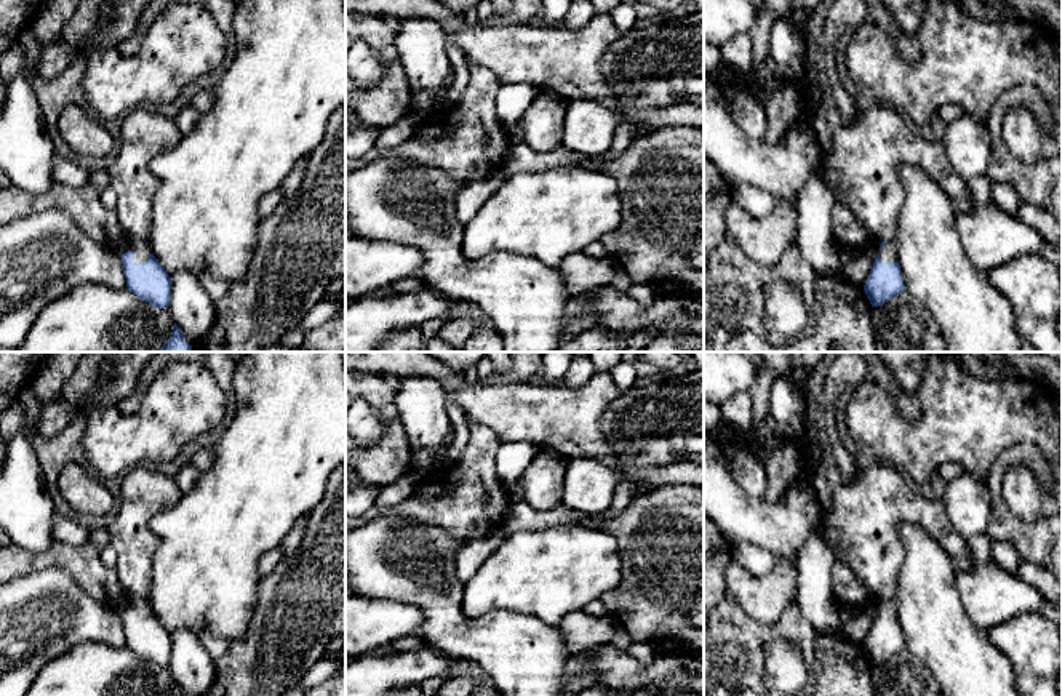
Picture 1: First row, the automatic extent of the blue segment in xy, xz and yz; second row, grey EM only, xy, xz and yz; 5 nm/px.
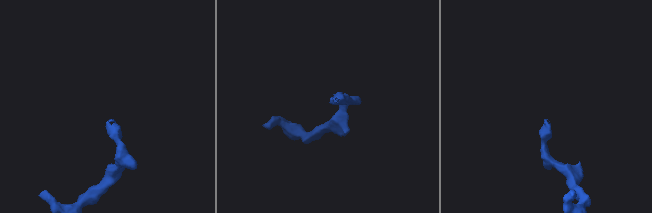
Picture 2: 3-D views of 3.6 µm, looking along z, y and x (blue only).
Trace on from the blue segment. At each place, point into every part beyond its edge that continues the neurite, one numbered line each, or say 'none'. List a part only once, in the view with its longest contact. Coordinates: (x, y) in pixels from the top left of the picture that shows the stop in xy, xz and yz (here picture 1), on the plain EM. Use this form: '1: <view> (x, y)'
1: xy (141, 608)

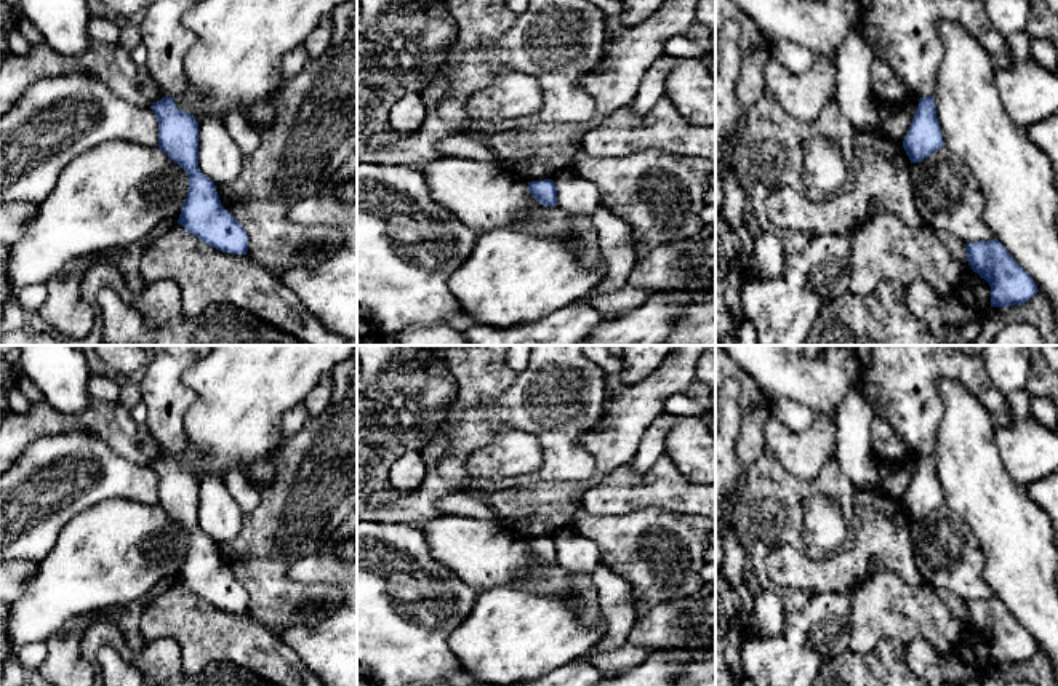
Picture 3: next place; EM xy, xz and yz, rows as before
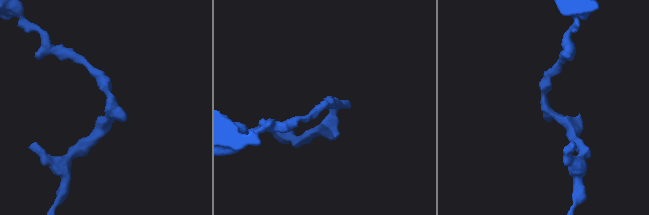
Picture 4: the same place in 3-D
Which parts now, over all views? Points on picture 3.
none

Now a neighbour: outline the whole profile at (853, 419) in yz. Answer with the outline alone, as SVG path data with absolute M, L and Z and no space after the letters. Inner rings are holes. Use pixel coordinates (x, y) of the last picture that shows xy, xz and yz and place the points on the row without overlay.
M863 382L853 385L840 403L834 454L856 488L880 486L879 467L871 449L871 425L876 411Z

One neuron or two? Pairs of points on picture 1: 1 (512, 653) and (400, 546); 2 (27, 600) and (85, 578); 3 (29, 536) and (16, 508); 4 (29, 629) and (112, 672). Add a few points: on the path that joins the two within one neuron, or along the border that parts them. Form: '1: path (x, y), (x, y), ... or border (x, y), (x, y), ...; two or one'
1: path (480, 639), (442, 605), (426, 578); one
2: border (40, 568), (63, 568), (104, 605); two
3: path (29, 530), (27, 519), (23, 514); one
4: border (106, 644), (77, 644), (50, 660), (39, 672); two

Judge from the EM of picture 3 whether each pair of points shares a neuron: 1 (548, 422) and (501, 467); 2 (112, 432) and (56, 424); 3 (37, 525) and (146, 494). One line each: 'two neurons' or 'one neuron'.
1: two neurons
2: one neuron
3: one neuron

